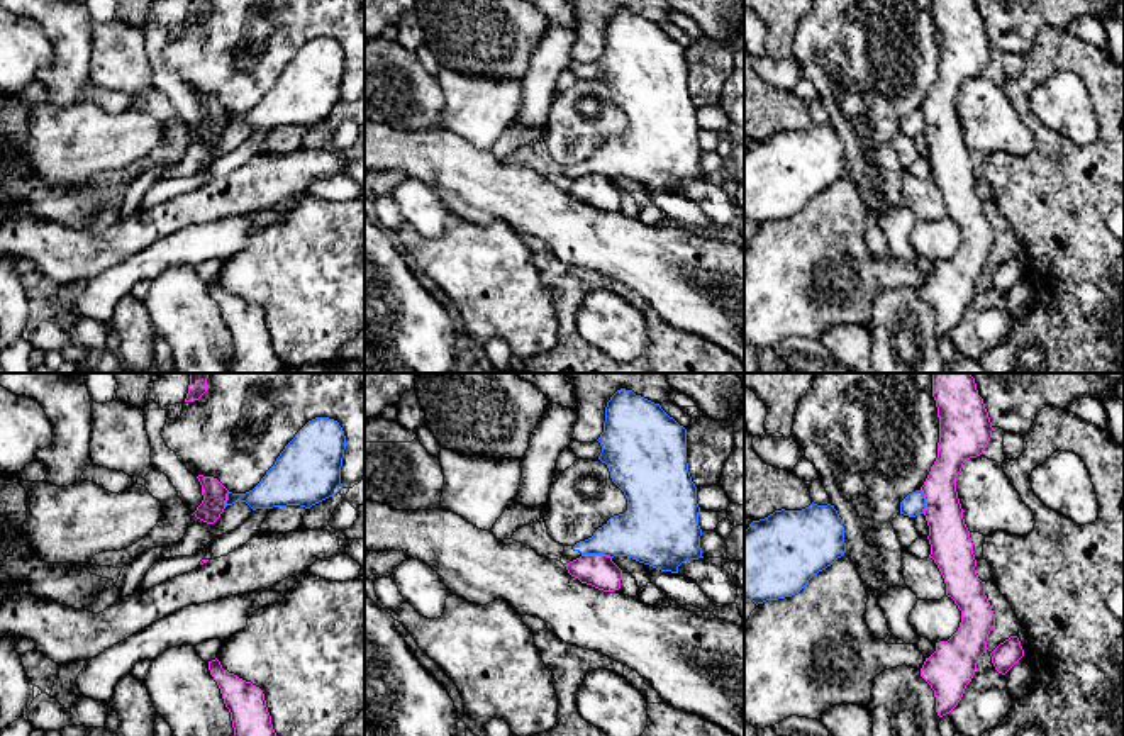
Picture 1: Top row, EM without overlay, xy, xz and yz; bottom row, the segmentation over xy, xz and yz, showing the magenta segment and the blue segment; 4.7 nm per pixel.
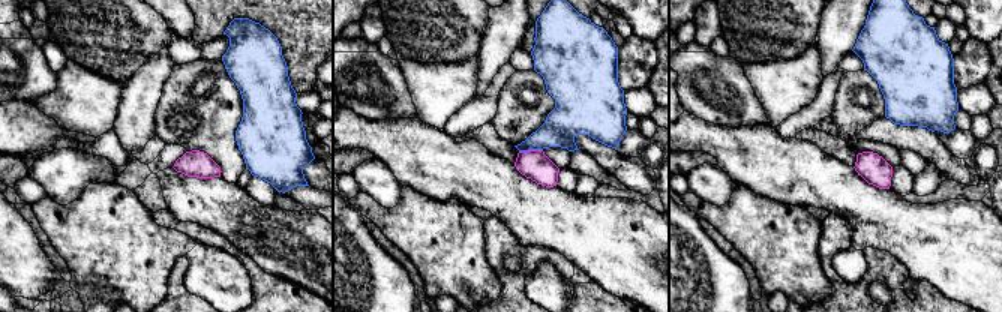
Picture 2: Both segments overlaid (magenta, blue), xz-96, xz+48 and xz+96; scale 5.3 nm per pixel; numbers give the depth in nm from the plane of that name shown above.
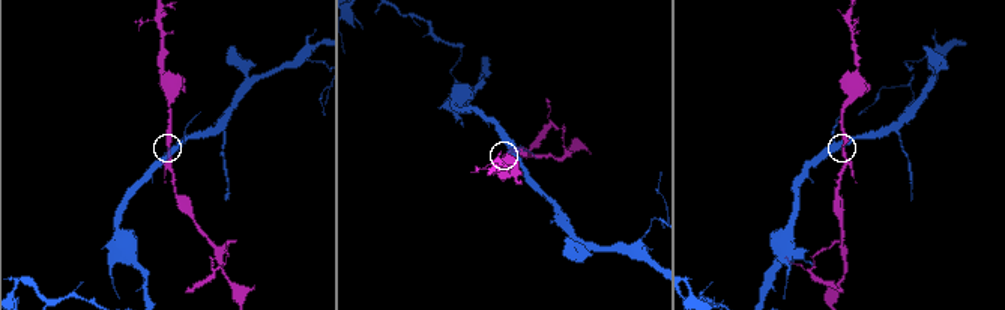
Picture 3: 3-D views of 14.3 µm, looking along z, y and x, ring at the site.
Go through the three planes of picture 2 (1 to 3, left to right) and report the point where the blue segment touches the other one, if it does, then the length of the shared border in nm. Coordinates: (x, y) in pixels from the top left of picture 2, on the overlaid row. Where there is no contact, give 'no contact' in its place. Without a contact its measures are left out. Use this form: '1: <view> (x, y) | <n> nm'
1: no contact
2: xz+48 (530, 150) | 130 nm
3: no contact

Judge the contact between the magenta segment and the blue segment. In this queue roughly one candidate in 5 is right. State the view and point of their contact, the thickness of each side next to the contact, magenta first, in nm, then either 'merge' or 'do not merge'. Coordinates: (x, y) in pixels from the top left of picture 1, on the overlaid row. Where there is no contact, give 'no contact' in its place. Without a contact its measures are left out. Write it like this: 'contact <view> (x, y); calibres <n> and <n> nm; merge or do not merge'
contact xz (597, 555); calibres 160 and 280 nm; do not merge

